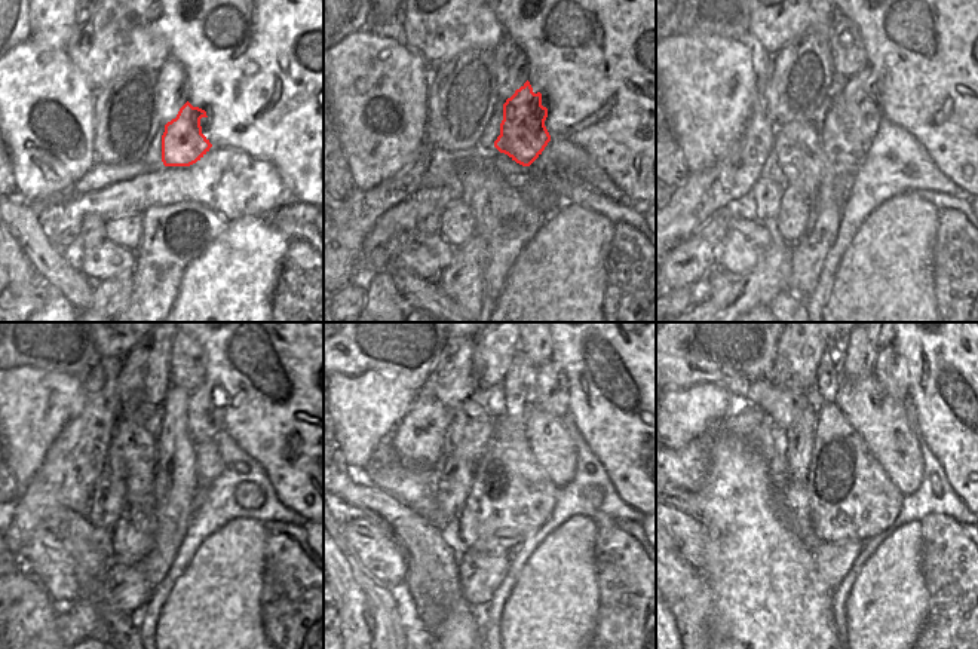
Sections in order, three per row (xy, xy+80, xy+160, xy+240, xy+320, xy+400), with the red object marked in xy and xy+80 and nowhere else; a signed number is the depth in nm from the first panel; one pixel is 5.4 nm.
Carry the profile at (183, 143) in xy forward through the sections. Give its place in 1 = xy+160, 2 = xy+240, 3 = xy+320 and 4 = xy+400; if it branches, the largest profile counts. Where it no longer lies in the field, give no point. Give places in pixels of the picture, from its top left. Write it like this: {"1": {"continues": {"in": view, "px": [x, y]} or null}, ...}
{"1": {"continues": {"in": "xy+160", "px": [862, 113]}}, "2": {"continues": {"in": "xy+240", "px": [204, 419]}}, "3": {"continues": {"in": "xy+320", "px": [551, 385]}}, "4": {"continues": {"in": "xy+400", "px": [891, 369]}}}

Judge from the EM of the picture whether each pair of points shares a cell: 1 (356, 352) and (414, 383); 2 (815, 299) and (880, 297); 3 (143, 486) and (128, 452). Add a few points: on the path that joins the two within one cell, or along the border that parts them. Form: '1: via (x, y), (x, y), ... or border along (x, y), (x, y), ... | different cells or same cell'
1: via (371, 358), (399, 369) | same cell
2: border along (828, 297), (824, 306) | different cells
3: via (138, 477), (134, 461) | same cell

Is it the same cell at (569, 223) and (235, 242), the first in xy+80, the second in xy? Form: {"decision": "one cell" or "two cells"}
{"decision": "one cell"}

